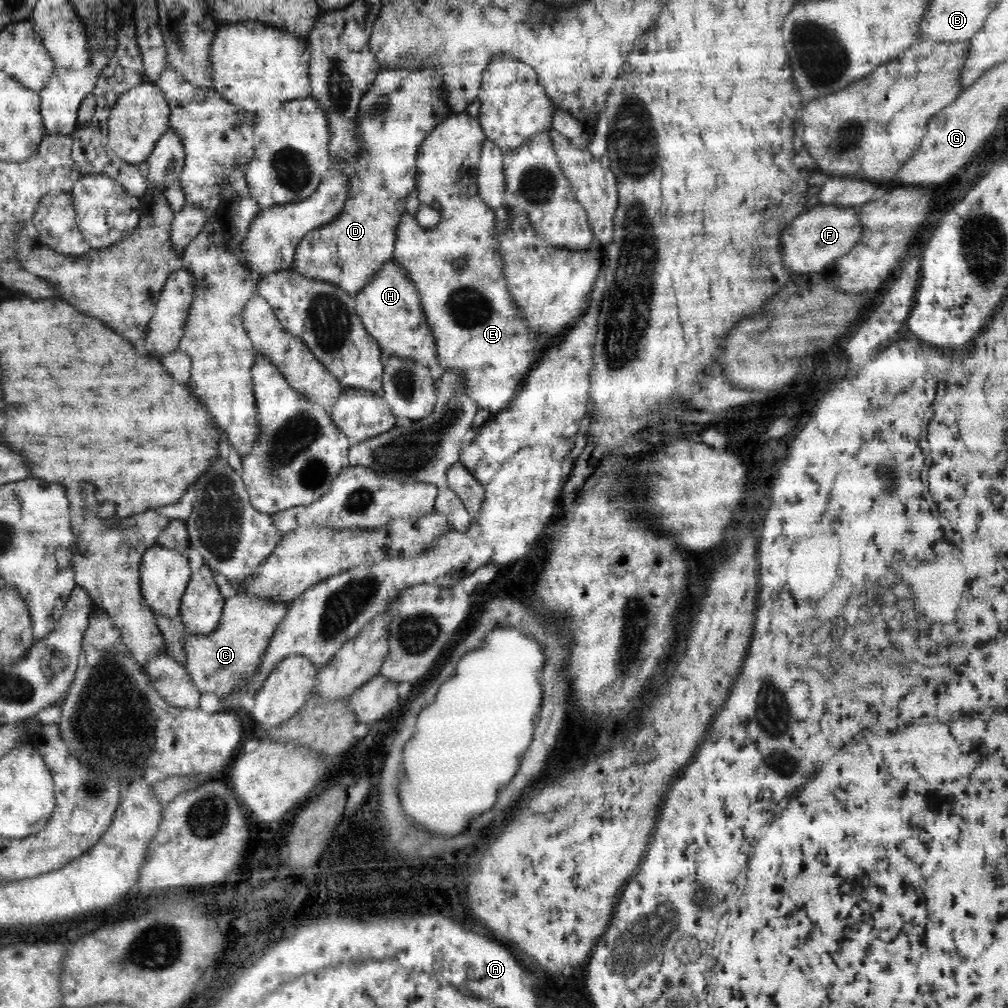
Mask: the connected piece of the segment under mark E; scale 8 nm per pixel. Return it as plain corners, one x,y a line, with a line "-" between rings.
465,111
452,113
422,142
416,156
416,190
422,203
440,204
441,219
434,229
424,232
425,228
415,218
404,214
400,219
400,228
396,228
393,260
404,268
412,284
416,285
428,327
436,339
440,372
434,374
435,379
444,371
464,371
468,395
478,403
479,408
488,408
492,414
496,414
510,406
510,400
520,390
516,386
524,384
528,372
536,363
535,351
540,335
536,338
536,333
530,327
524,328
524,317
520,316
502,273
504,264
498,253
499,243
494,230
495,210
477,194
478,160
484,138
478,119

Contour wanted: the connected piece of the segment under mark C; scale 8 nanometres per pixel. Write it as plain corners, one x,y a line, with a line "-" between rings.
237,592
225,598
223,615
218,628
210,634
189,635
184,642
186,653
185,667
200,694
213,692
227,708
227,700
234,689
247,683
258,670
264,654
278,623
286,616
288,604
270,599
260,599
248,593

